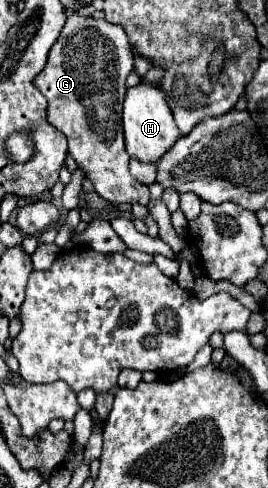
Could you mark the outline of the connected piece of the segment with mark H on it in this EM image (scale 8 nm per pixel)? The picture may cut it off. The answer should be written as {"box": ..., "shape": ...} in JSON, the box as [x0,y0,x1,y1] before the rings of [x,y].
{"box":[122,83,180,163],"shape":[[[140,83],[132,89],[128,89],[126,99],[124,99],[122,125],[124,125],[128,155],[138,161],[144,161],[144,163],[156,163],[180,137],[180,131],[174,123],[172,111],[170,111],[168,103],[164,101],[164,93],[158,85]]]}

